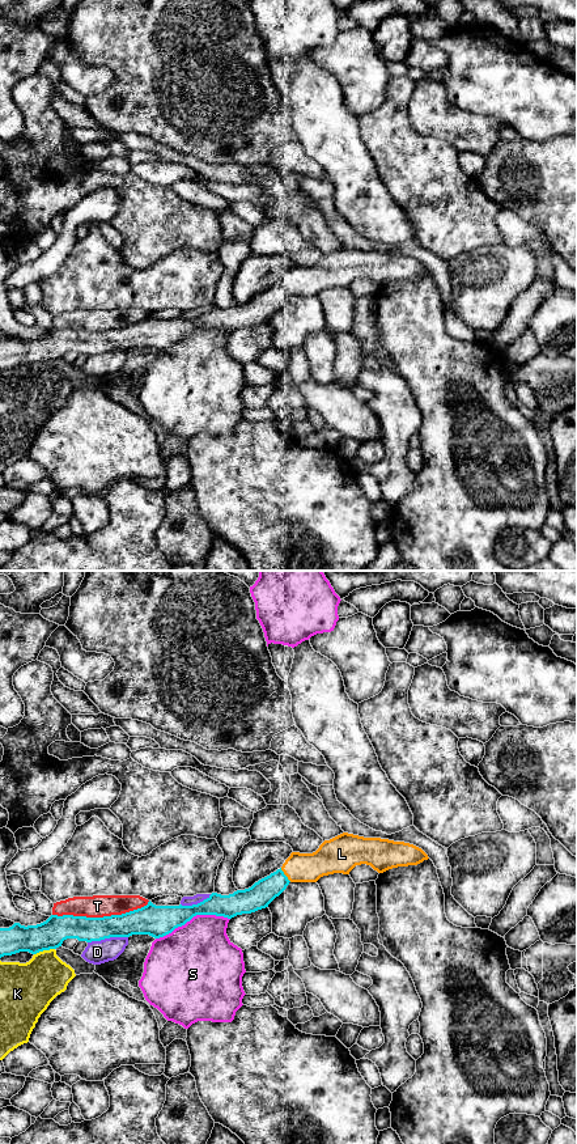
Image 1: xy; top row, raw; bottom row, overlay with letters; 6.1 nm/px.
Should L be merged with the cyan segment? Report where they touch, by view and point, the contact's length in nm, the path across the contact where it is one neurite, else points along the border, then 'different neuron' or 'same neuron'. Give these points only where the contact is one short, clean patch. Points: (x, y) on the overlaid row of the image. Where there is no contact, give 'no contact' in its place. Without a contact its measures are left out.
xy (284, 875) | 110 nm | same neuron

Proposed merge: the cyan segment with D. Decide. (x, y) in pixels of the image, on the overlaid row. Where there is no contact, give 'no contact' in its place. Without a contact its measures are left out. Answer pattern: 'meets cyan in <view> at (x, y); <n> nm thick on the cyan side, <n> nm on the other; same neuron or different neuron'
meets cyan in xy at (107, 937); 170 nm thick on the cyan side, 140 nm on the other; different neuron

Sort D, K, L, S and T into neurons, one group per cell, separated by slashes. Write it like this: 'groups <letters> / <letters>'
groups D / K / L / S / T

